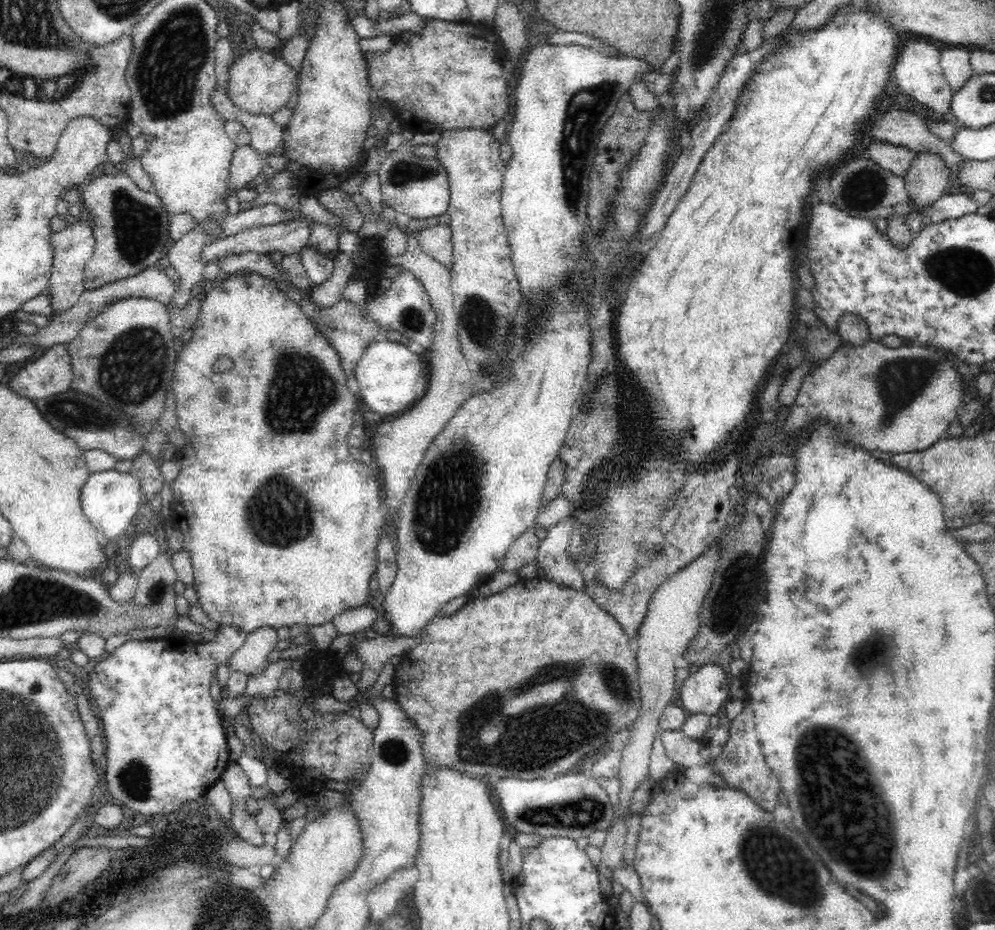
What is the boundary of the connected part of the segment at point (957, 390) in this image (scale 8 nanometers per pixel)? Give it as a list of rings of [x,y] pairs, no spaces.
[[[870,339],[864,340],[860,345],[850,344],[850,342],[847,341],[843,342],[829,359],[821,362],[818,368],[811,369],[810,376],[804,378],[804,382],[802,382],[802,386],[794,402],[791,404],[791,412],[787,417],[784,432],[786,432],[786,434],[794,434],[798,428],[804,426],[807,422],[818,420],[818,418],[826,418],[828,424],[835,424],[835,426],[839,426],[842,430],[842,435],[839,436],[842,442],[860,444],[866,451],[880,448],[882,452],[902,454],[927,449],[931,445],[934,445],[938,439],[946,437],[948,425],[952,420],[956,419],[957,410],[962,405],[962,397],[966,388],[966,382],[962,378],[962,374],[958,372],[959,363],[960,362],[951,352],[944,352],[944,350],[938,350],[938,348],[932,348],[932,346],[930,346],[930,348],[924,348],[922,345],[890,348],[882,345],[881,341],[873,341]]]

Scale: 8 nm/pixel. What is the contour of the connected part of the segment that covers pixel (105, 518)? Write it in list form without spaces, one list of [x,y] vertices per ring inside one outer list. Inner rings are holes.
[[[107,470],[102,472],[95,472],[89,475],[86,484],[81,490],[81,508],[83,509],[84,515],[87,517],[89,522],[102,534],[108,542],[117,541],[121,536],[127,532],[128,527],[136,520],[136,516],[141,504],[143,492],[140,483],[137,478],[134,478],[131,473],[125,474],[114,470]]]

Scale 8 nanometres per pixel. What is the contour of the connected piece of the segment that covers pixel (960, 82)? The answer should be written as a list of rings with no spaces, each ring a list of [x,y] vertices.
[[[963,48],[940,51],[939,64],[953,93],[956,93],[972,76],[969,52]]]

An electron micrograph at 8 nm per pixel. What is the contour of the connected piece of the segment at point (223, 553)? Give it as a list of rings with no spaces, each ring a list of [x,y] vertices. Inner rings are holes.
[[[255,271],[240,272],[239,277],[227,279],[207,295],[197,316],[192,340],[183,346],[178,355],[178,364],[175,366],[170,386],[174,390],[177,426],[189,439],[181,448],[180,472],[170,484],[170,491],[174,498],[178,528],[184,537],[184,551],[188,553],[192,564],[192,586],[198,596],[196,605],[218,625],[219,630],[222,627],[236,627],[243,630],[247,636],[265,626],[277,630],[289,628],[293,624],[320,626],[332,622],[332,619],[342,614],[342,611],[366,605],[370,580],[377,570],[377,541],[385,521],[384,516],[380,514],[384,495],[378,468],[374,464],[362,464],[356,460],[350,454],[350,446],[346,443],[346,434],[356,423],[356,418],[353,419],[352,414],[357,411],[358,397],[350,392],[335,349],[328,345],[326,337],[302,313],[301,308],[294,302],[290,302],[280,285],[263,278]],[[226,360],[232,360],[230,370],[224,370]],[[220,392],[226,392],[226,400],[220,398]]]

